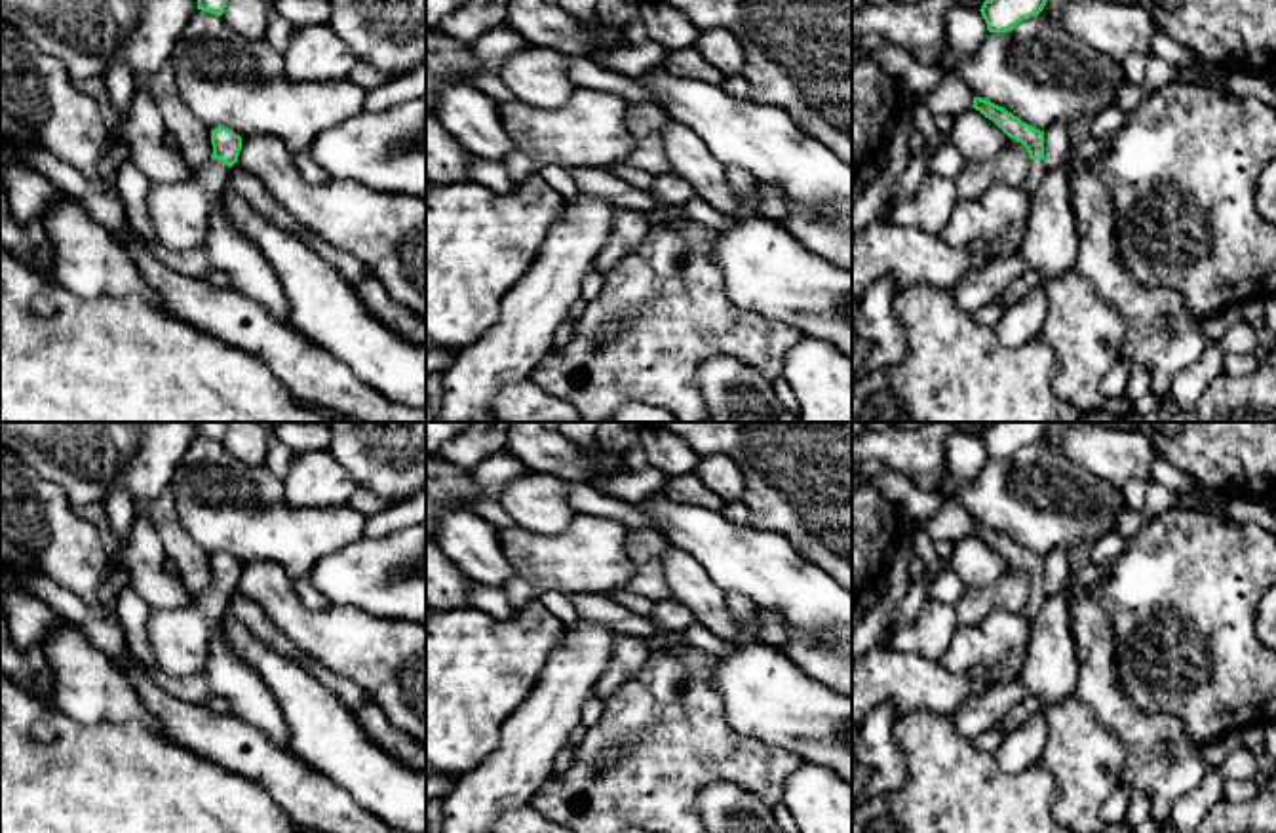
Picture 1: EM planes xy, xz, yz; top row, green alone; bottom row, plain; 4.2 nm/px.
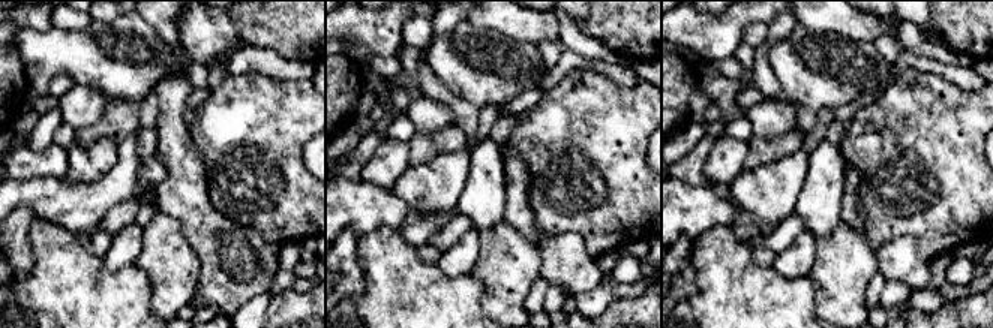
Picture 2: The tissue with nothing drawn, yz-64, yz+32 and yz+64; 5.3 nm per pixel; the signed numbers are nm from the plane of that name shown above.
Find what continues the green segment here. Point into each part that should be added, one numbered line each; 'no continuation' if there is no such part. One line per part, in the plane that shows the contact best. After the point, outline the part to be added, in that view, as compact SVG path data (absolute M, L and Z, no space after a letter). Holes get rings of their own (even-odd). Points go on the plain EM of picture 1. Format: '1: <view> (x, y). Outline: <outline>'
1: xy (179, 638). Outline: M209 586L190 605L150 612L146 639L164 673L186 677L205 671L213 628L228 612L228 601L226 590Z

